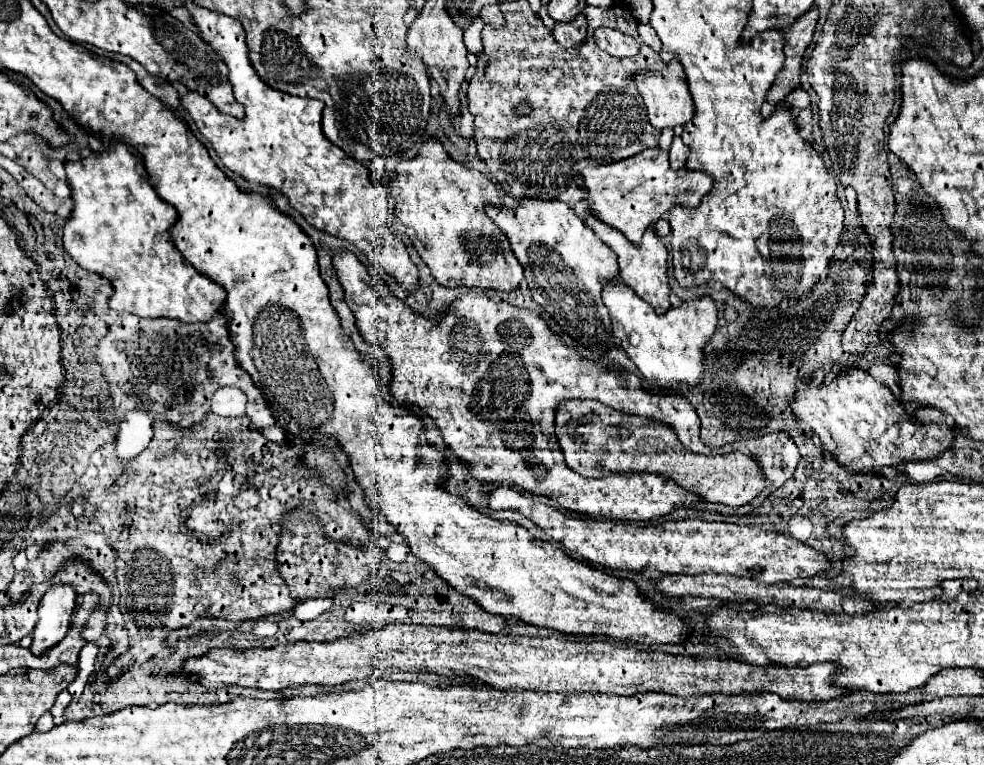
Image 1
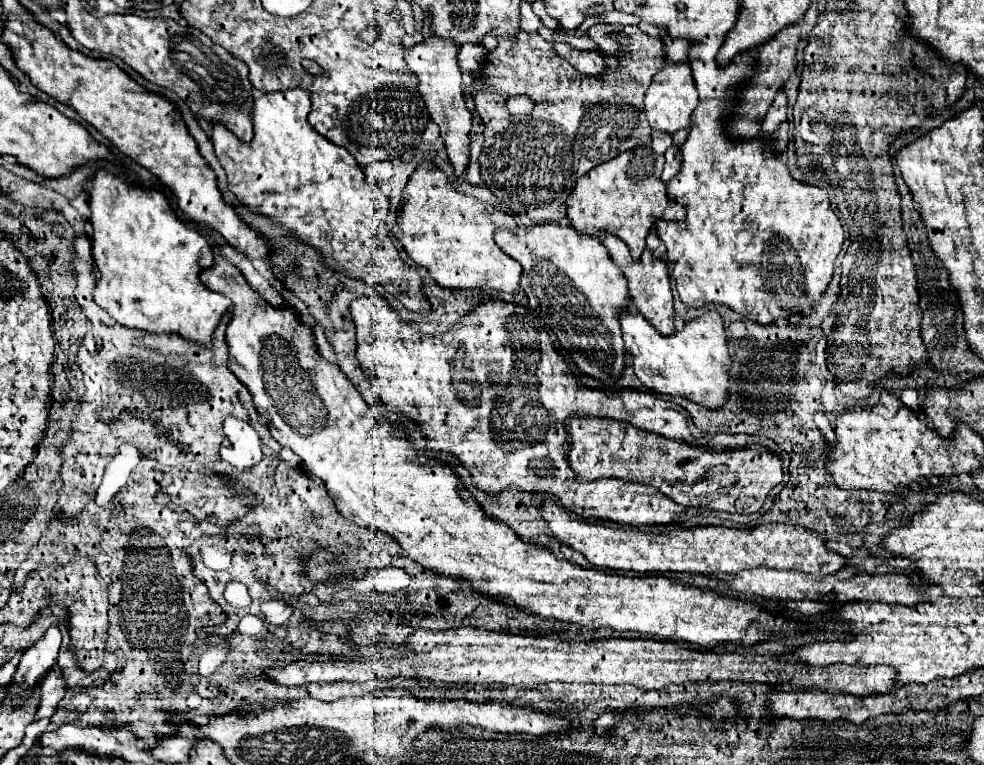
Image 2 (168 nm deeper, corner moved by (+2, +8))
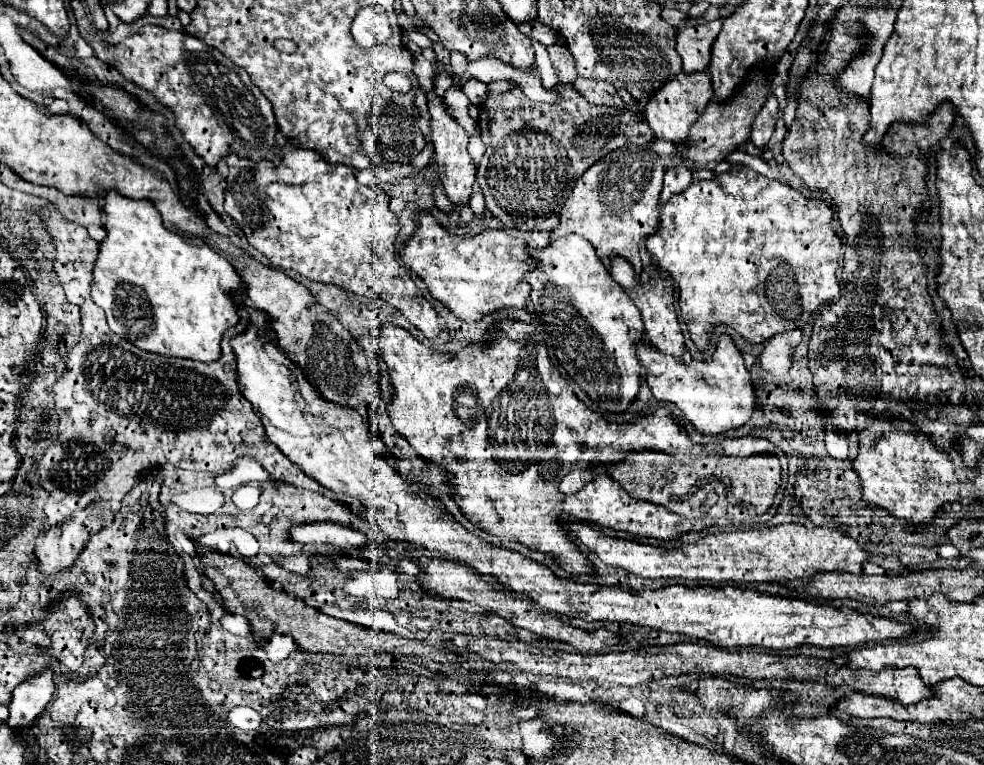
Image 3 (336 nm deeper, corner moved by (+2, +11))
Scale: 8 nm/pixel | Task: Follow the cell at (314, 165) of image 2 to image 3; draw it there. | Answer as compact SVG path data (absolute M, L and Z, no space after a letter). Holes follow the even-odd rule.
M289 140L275 144L273 154L279 156L279 162L259 160L255 164L249 158L239 158L235 154L225 158L229 166L229 176L225 180L225 212L241 226L249 244L265 254L273 266L291 268L309 280L337 284L367 298L383 298L393 308L401 310L427 338L435 342L447 342L447 328L439 324L435 308L419 294L411 272L401 266L401 260L395 254L399 220L397 214L389 210L389 196L379 188L359 184L351 166L329 164L323 154L295 146Z

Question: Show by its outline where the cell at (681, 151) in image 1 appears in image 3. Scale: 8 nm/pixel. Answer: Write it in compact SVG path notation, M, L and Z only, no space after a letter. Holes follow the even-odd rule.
M677 166L677 168L669 168L665 170L665 180L663 180L663 190L661 190L661 202L665 204L671 194L675 192L683 192L683 188L687 188L687 184L691 184L693 176L687 168Z

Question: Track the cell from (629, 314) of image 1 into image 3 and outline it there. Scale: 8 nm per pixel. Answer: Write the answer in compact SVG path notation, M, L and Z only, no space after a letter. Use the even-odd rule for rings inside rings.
M721 334L715 342L715 352L705 360L679 362L675 356L659 352L655 346L645 344L645 340L635 342L635 352L645 368L645 380L653 396L661 402L673 402L685 414L685 418L705 434L719 434L743 426L755 408L755 392L751 376L743 364L741 352L727 334Z

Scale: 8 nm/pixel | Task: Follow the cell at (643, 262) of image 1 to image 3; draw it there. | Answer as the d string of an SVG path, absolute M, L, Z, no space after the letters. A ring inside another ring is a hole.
M613 256L609 260L609 272L613 276L615 282L619 282L625 292L631 296L631 300L637 304L637 308L641 310L641 316L643 316L643 324L645 324L645 334L649 338L649 342L659 348L661 352L665 354L673 354L677 358L683 356L683 332L681 332L681 326L679 326L679 320L677 320L677 314L675 314L675 306L673 306L673 286L669 280L665 278L655 278L655 280L647 280L641 282L635 278L635 270L633 266L623 260L621 256Z

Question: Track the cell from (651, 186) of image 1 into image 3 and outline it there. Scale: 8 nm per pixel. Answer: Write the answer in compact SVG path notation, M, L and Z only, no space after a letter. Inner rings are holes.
M631 144L611 152L579 178L573 194L561 208L559 226L553 230L551 240L575 232L595 246L597 256L605 264L611 256L623 256L635 266L635 272L641 274L639 244L659 226L659 194L663 186L663 172L665 170L659 154L649 146L643 148ZM643 196L645 202L641 202Z

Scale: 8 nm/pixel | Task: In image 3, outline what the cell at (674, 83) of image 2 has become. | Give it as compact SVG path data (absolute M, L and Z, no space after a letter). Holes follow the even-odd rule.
M709 70L703 72L679 72L671 80L667 80L661 88L653 92L653 96L645 104L645 118L651 126L655 138L681 142L689 136L691 124L703 114L705 106L713 98L713 86L711 86L711 74Z

